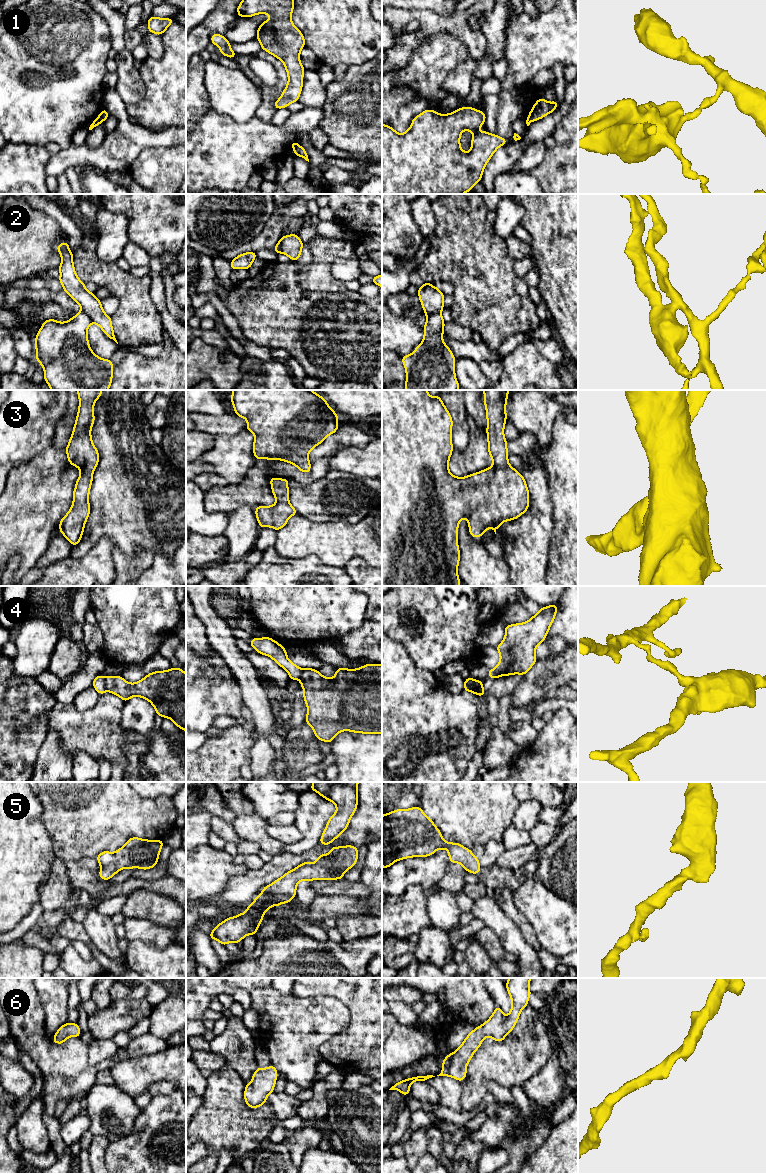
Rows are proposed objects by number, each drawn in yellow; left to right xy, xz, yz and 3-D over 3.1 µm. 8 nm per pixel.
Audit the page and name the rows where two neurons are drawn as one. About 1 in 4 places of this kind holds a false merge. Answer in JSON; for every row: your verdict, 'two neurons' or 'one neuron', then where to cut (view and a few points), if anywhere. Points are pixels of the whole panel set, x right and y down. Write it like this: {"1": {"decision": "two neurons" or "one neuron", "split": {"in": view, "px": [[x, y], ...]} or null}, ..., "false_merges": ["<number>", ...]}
{"1": {"decision": "two neurons", "split": {"in": "xy", "px": [[98, 116], [102, 121]]}}, "2": {"decision": "two neurons", "split": {"in": "yz", "px": [[440, 312], [430, 314], [427, 317]]}}, "3": {"decision": "one neuron", "split": null}, "4": {"decision": "two neurons", "split": {"in": "yz", "px": [[470, 677], [470, 683], [474, 687], [482, 687]]}}, "5": {"decision": "one neuron", "split": null}, "6": {"decision": "one neuron", "split": null}, "false_merges": ["1", "2", "4"]}

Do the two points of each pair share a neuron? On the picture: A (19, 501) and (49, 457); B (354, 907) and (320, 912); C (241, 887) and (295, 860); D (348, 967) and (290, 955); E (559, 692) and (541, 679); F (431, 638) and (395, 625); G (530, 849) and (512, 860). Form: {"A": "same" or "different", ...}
{"A": "same", "B": "same", "C": "same", "D": "same", "E": "different", "F": "same", "G": "same"}

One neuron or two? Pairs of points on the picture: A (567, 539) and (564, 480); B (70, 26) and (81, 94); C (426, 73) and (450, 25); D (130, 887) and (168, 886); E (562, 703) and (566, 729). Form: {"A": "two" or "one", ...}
{"A": "one", "B": "one", "C": "two", "D": "one", "E": "two"}

